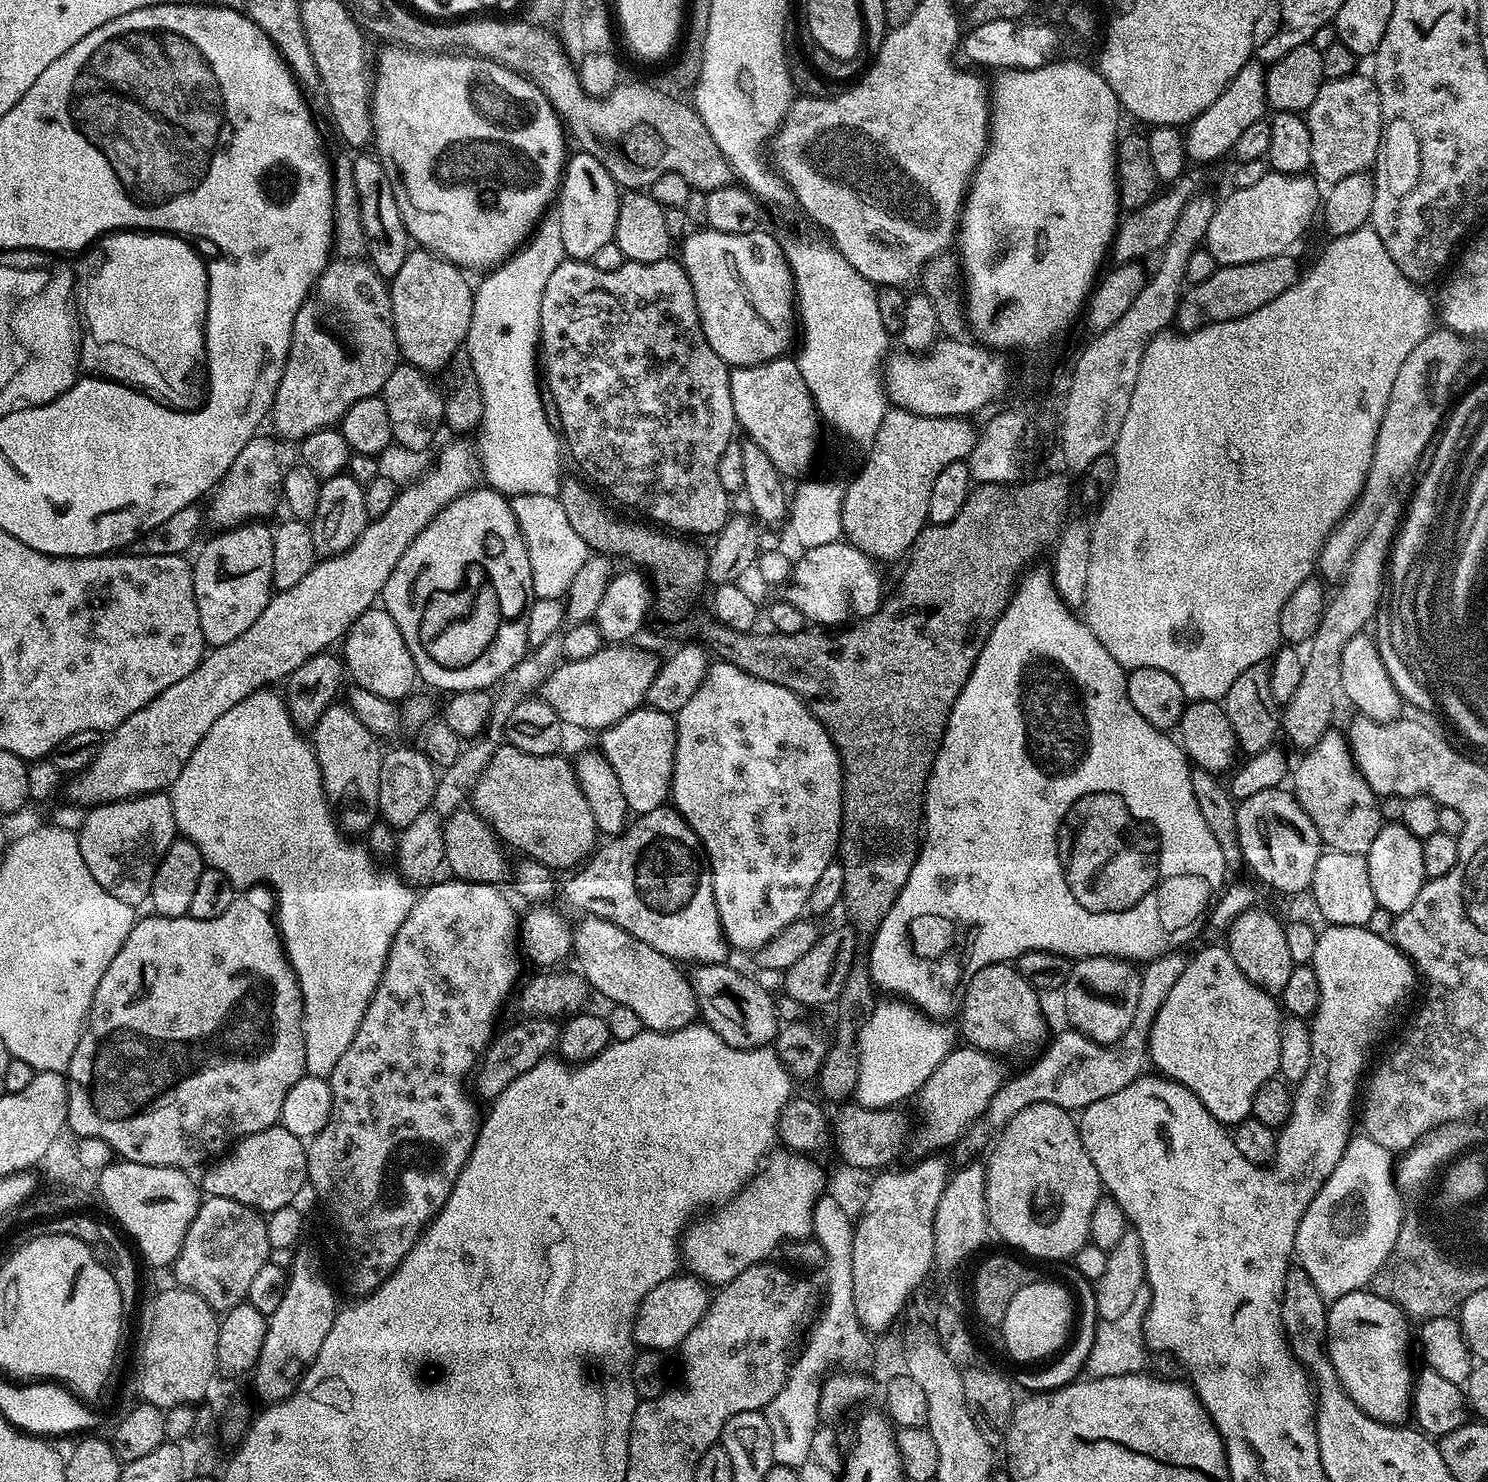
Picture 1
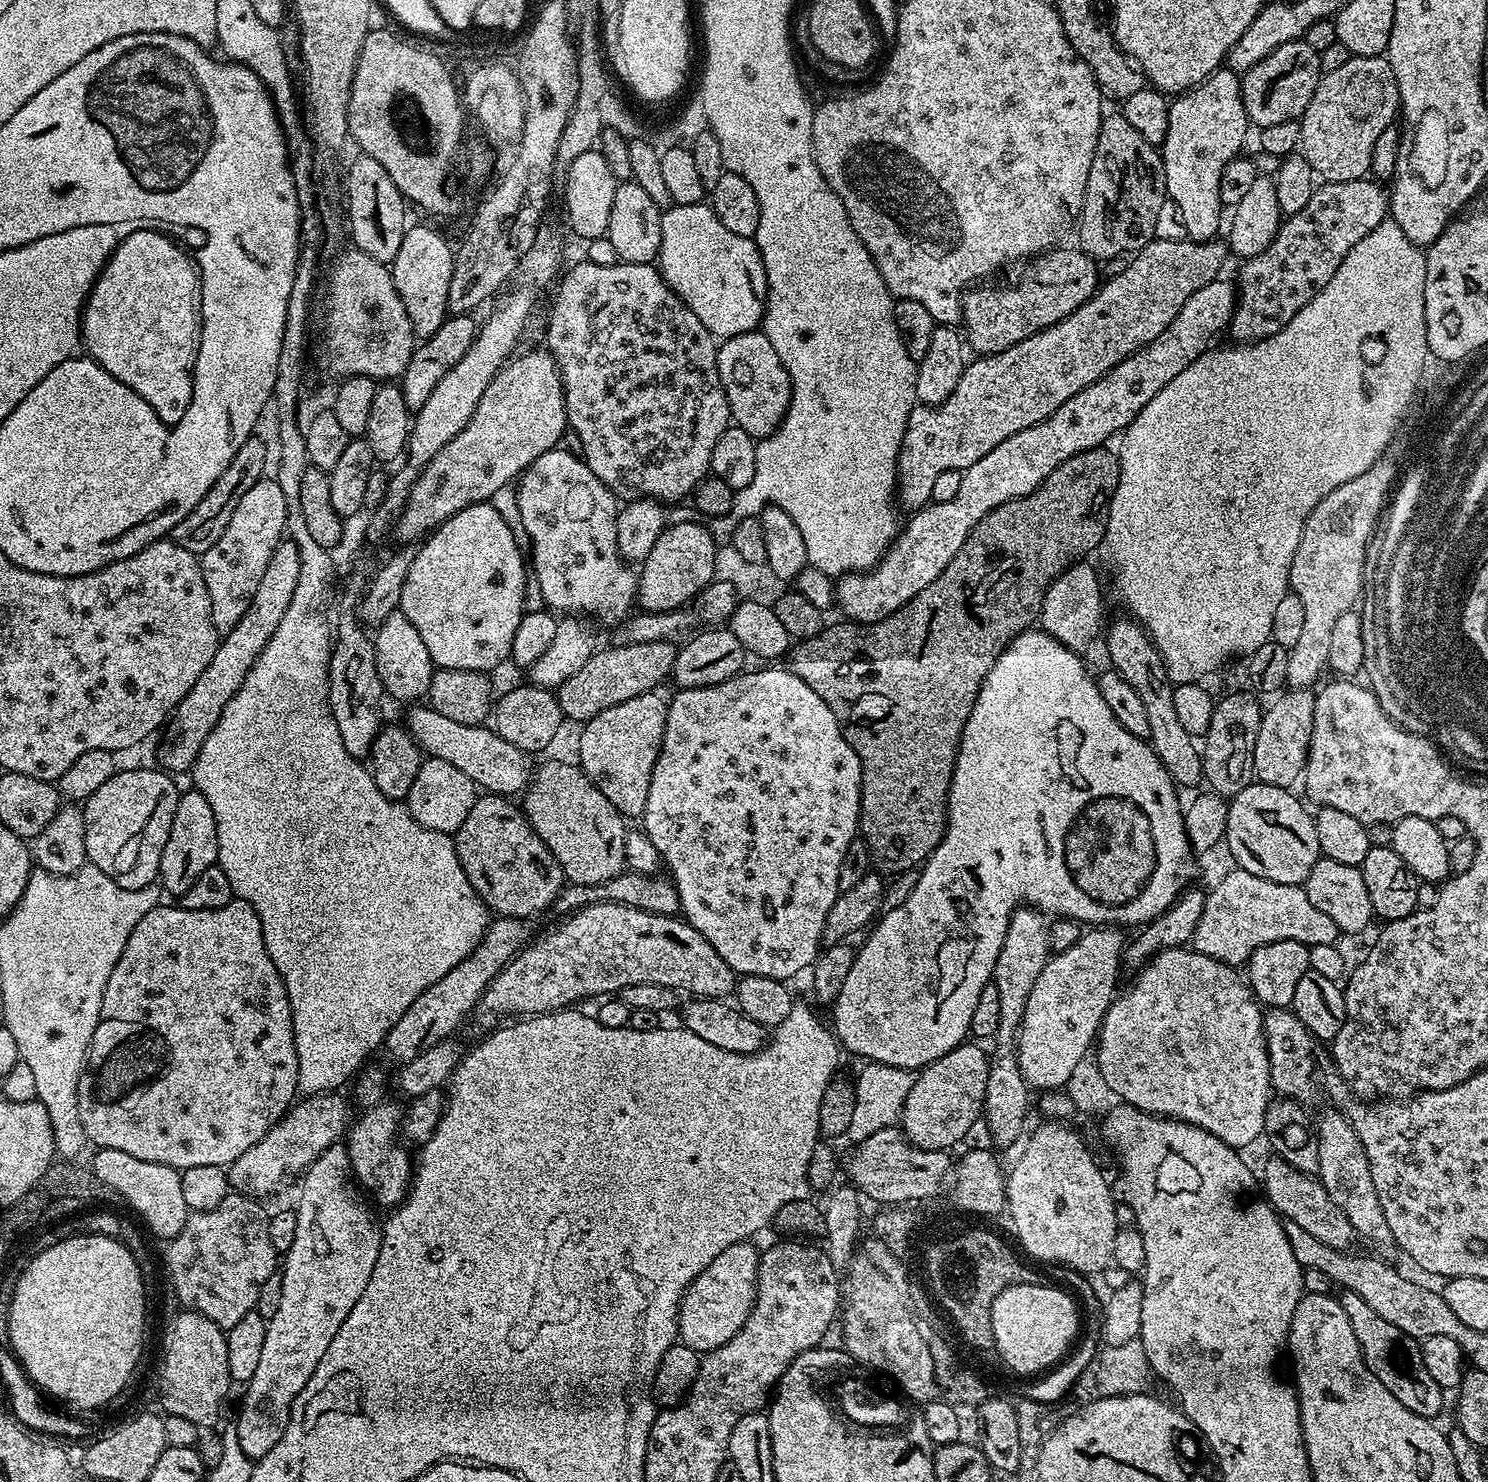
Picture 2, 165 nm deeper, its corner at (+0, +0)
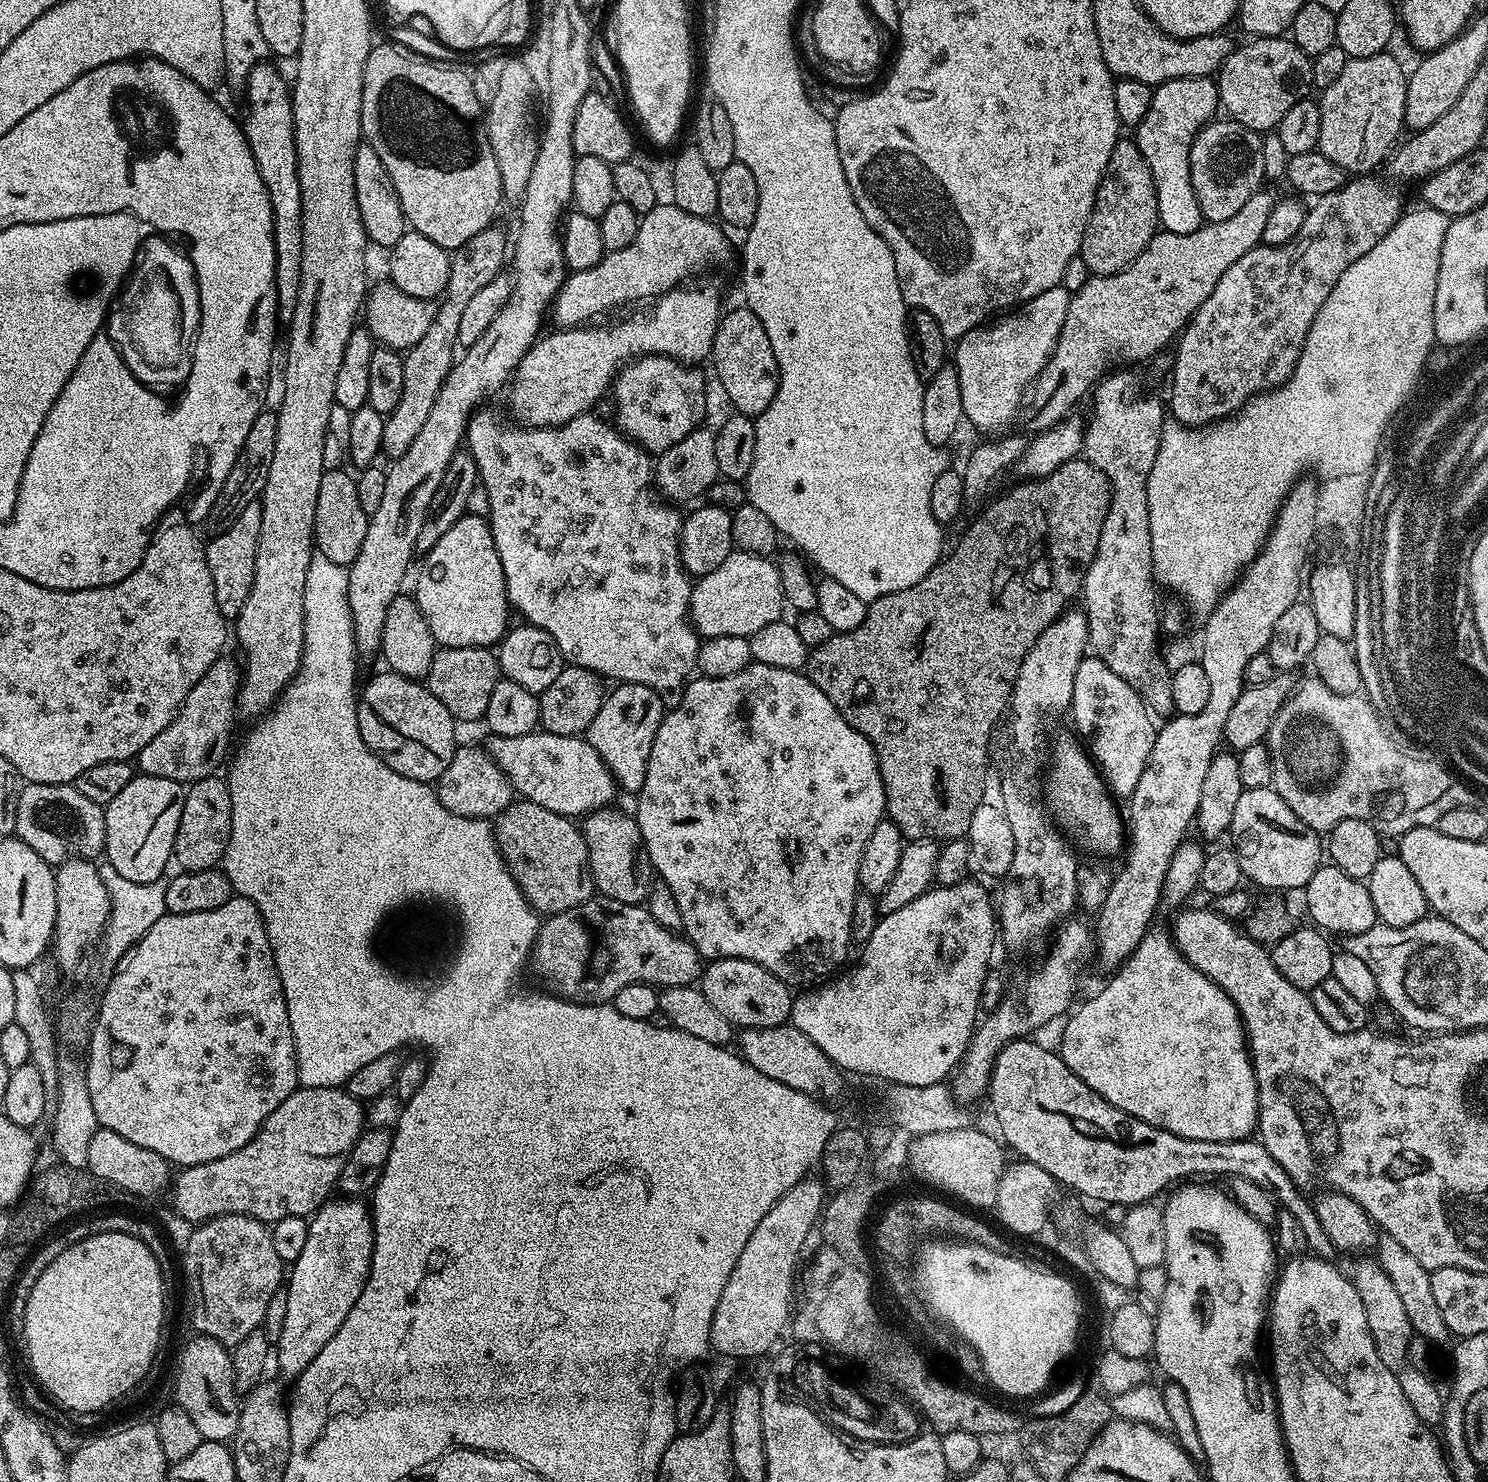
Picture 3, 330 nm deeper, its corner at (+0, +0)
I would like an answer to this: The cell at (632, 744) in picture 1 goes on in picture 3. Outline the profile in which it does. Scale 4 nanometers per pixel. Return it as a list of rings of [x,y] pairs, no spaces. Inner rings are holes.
[[[617,683],[616,688],[605,695],[602,710],[590,722],[586,738],[607,762],[617,785],[631,794],[638,794],[646,782],[646,766],[650,762],[650,750],[654,746],[654,734],[664,720],[665,697],[650,686]]]

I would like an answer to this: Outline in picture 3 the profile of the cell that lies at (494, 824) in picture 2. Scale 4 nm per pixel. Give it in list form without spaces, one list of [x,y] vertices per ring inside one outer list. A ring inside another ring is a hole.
[[[520,798],[495,817],[494,831],[496,845],[508,869],[537,913],[565,912],[593,899],[594,881],[588,861],[588,843],[575,819],[554,814],[554,810],[546,810],[546,806]]]

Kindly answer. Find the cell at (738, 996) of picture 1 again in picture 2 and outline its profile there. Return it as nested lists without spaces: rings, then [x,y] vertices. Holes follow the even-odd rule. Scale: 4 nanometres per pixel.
[[[602,900],[598,904],[587,904],[584,908],[577,908],[575,912],[565,915],[563,919],[564,921],[561,924],[556,924],[549,932],[542,933],[536,941],[533,939],[531,942],[525,943],[524,947],[516,953],[516,957],[492,979],[490,986],[481,994],[479,1002],[477,1002],[475,1008],[470,1013],[473,1021],[476,1019],[482,1027],[492,1030],[509,1018],[543,1016],[549,1012],[567,1009],[569,1006],[575,1005],[572,1003],[575,1000],[582,999],[583,996],[604,998],[609,994],[618,994],[626,986],[638,986],[639,984],[661,984],[663,988],[679,990],[681,993],[683,993],[682,991],[692,992],[688,994],[696,998],[724,998],[727,997],[727,992],[729,995],[736,987],[737,973],[733,972],[729,964],[722,962],[722,954],[718,954],[718,950],[714,950],[714,946],[710,946],[710,942],[706,942],[706,938],[702,938],[702,934],[698,934],[698,930],[694,930],[694,926],[690,926],[688,921],[683,918],[677,918],[675,915],[663,916],[660,912],[647,912],[634,906],[615,904],[613,900]]]

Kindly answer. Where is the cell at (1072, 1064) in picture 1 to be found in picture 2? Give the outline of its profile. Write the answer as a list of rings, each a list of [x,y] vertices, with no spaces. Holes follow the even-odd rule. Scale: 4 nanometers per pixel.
[[[1237,867],[1213,886],[1204,898],[1202,918],[1190,941],[1193,952],[1201,952],[1223,964],[1247,965],[1250,954],[1266,942],[1293,940],[1306,945],[1336,944],[1341,931],[1327,914],[1322,914],[1299,884],[1279,884]]]

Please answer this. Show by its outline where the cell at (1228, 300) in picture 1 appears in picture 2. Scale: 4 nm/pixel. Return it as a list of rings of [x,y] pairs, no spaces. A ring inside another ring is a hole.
[[[1217,278],[1206,286],[1202,286],[1202,290],[1194,290],[1194,294],[1186,298],[1186,306],[1182,306],[1182,310],[1174,314],[1174,322],[1170,322],[1170,326],[1166,326],[1166,330],[1162,330],[1162,334],[1158,334],[1154,342],[1150,342],[1144,348],[1139,348],[1137,352],[1130,354],[1122,362],[1118,362],[1118,366],[1114,366],[1102,378],[1098,378],[1098,382],[1086,386],[1086,390],[1074,394],[1074,398],[1058,406],[1058,410],[1050,414],[1050,418],[1029,428],[1018,430],[1018,434],[994,446],[990,454],[982,454],[982,458],[978,458],[974,466],[963,469],[960,472],[962,483],[958,486],[958,494],[954,494],[950,502],[938,502],[937,504],[929,502],[923,508],[915,509],[909,515],[912,516],[909,520],[907,517],[896,539],[893,540],[892,545],[888,547],[888,551],[878,561],[875,568],[867,572],[849,572],[835,581],[834,600],[838,608],[840,604],[841,610],[848,615],[845,617],[857,624],[873,624],[894,614],[903,604],[910,602],[910,598],[922,594],[922,590],[926,590],[926,586],[930,586],[930,582],[934,582],[934,578],[938,578],[938,574],[942,574],[942,570],[946,570],[946,566],[954,562],[954,554],[962,550],[962,542],[966,542],[970,530],[974,530],[974,526],[978,526],[978,522],[982,522],[982,518],[986,518],[990,510],[1014,498],[1022,498],[1039,488],[1041,482],[1059,464],[1066,462],[1066,458],[1074,454],[1082,454],[1091,448],[1107,445],[1112,435],[1115,437],[1123,433],[1124,429],[1130,426],[1130,422],[1134,422],[1142,406],[1146,406],[1146,402],[1150,402],[1150,398],[1154,398],[1154,394],[1158,394],[1158,390],[1162,390],[1166,382],[1171,382],[1175,376],[1182,374],[1182,370],[1186,370],[1190,362],[1194,362],[1203,352],[1209,351],[1213,343],[1211,342],[1212,336],[1218,335],[1223,328],[1225,331],[1231,325],[1232,315],[1236,309],[1238,288],[1233,281],[1231,284],[1230,281],[1224,279]]]

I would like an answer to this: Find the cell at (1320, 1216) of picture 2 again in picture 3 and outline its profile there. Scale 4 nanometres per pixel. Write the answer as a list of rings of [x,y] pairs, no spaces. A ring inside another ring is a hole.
[[[1360,1258],[1350,1271],[1352,1285],[1358,1290],[1358,1298],[1362,1298],[1362,1306],[1368,1315],[1368,1325],[1378,1350],[1378,1358],[1394,1378],[1398,1378],[1398,1386],[1402,1386],[1402,1394],[1406,1394],[1406,1402],[1410,1402],[1414,1414],[1423,1424],[1440,1426],[1443,1422],[1445,1393],[1440,1393],[1437,1381],[1431,1376],[1422,1374],[1422,1370],[1410,1362],[1410,1342],[1414,1335],[1410,1322],[1406,1318],[1406,1310],[1400,1296],[1394,1290],[1390,1278],[1386,1278],[1386,1270],[1382,1270],[1379,1260],[1375,1258]]]

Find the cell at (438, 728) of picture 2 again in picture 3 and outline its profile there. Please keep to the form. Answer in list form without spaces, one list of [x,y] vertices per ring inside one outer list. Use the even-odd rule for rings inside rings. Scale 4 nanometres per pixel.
[[[537,730],[530,734],[517,736],[487,737],[486,751],[492,761],[506,774],[512,783],[513,793],[519,794],[523,799],[534,802],[538,806],[546,806],[546,810],[554,810],[554,814],[562,814],[569,818],[583,818],[597,808],[606,808],[613,803],[612,800],[618,793],[618,785],[607,762],[600,756],[594,746],[584,736],[563,736],[550,734]]]

